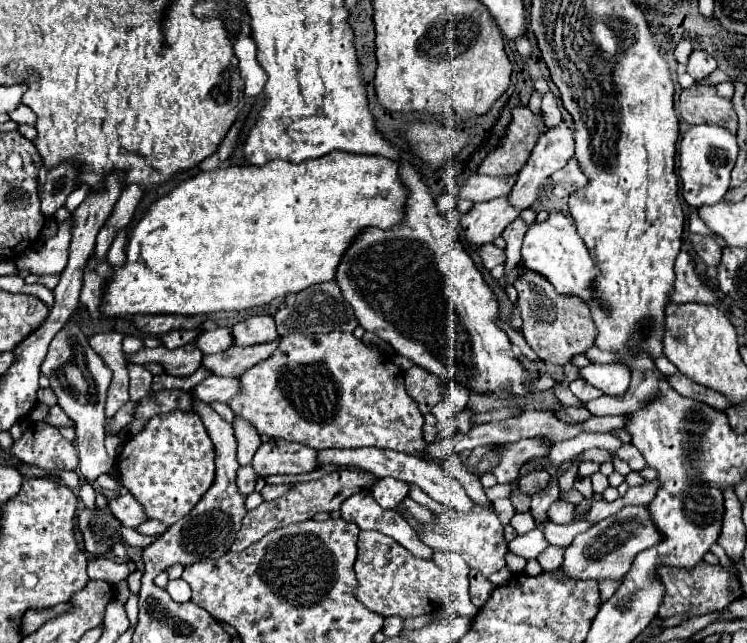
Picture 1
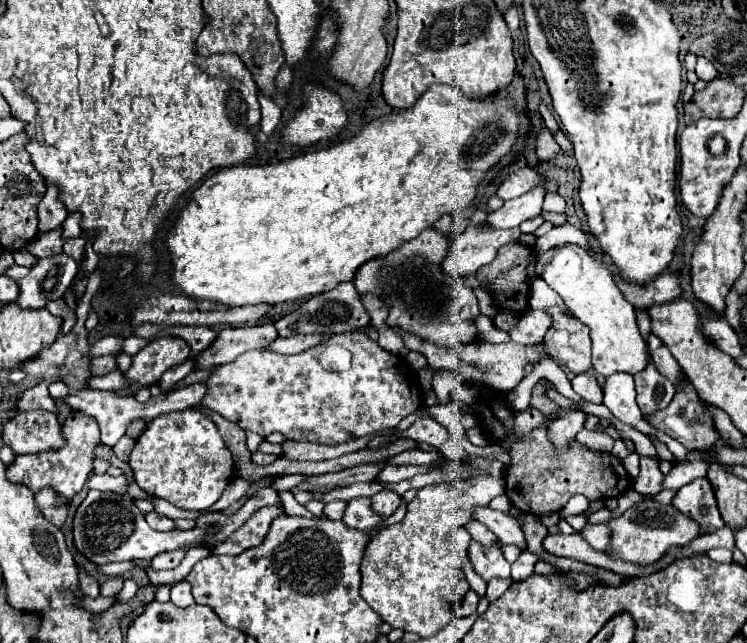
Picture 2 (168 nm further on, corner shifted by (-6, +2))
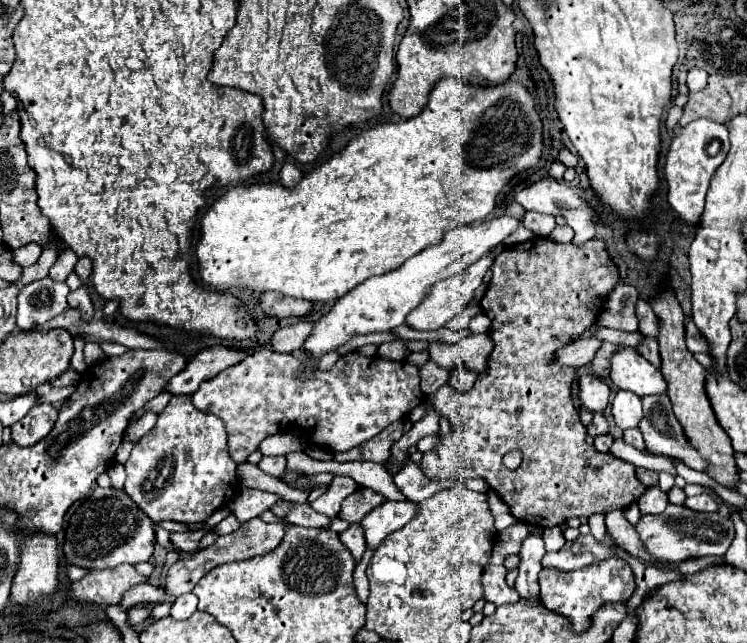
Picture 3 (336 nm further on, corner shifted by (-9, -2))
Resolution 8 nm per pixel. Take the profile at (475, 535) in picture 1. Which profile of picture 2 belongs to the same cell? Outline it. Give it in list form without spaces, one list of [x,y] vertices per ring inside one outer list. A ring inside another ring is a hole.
[[[472,541],[468,549],[468,557],[472,561],[474,571],[484,581],[490,581],[494,577],[500,577],[500,579],[510,577],[510,563],[504,559],[498,547],[484,547],[478,541]]]

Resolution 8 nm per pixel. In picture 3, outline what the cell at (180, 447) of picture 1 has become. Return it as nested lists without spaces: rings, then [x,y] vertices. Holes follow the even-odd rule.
[[[179,395],[171,397],[163,413],[159,413],[155,427],[147,435],[143,435],[139,443],[133,447],[131,457],[125,463],[125,469],[127,469],[127,481],[123,491],[147,513],[147,517],[153,523],[161,519],[187,521],[187,523],[207,521],[213,515],[213,511],[227,505],[239,489],[237,463],[229,455],[227,431],[223,427],[223,421],[215,415],[197,411],[191,399]]]

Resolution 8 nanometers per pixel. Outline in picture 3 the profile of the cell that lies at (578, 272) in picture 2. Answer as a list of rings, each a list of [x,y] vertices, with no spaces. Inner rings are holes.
[[[619,345],[609,359],[611,381],[619,389],[627,389],[641,395],[665,393],[667,385],[659,369],[655,369],[635,347]]]

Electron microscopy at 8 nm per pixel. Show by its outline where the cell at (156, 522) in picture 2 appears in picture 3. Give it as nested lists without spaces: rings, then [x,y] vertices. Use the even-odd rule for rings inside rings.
[[[173,531],[173,533],[171,533],[171,541],[173,541],[179,549],[197,551],[199,541],[201,541],[201,531],[183,531],[183,533]]]

